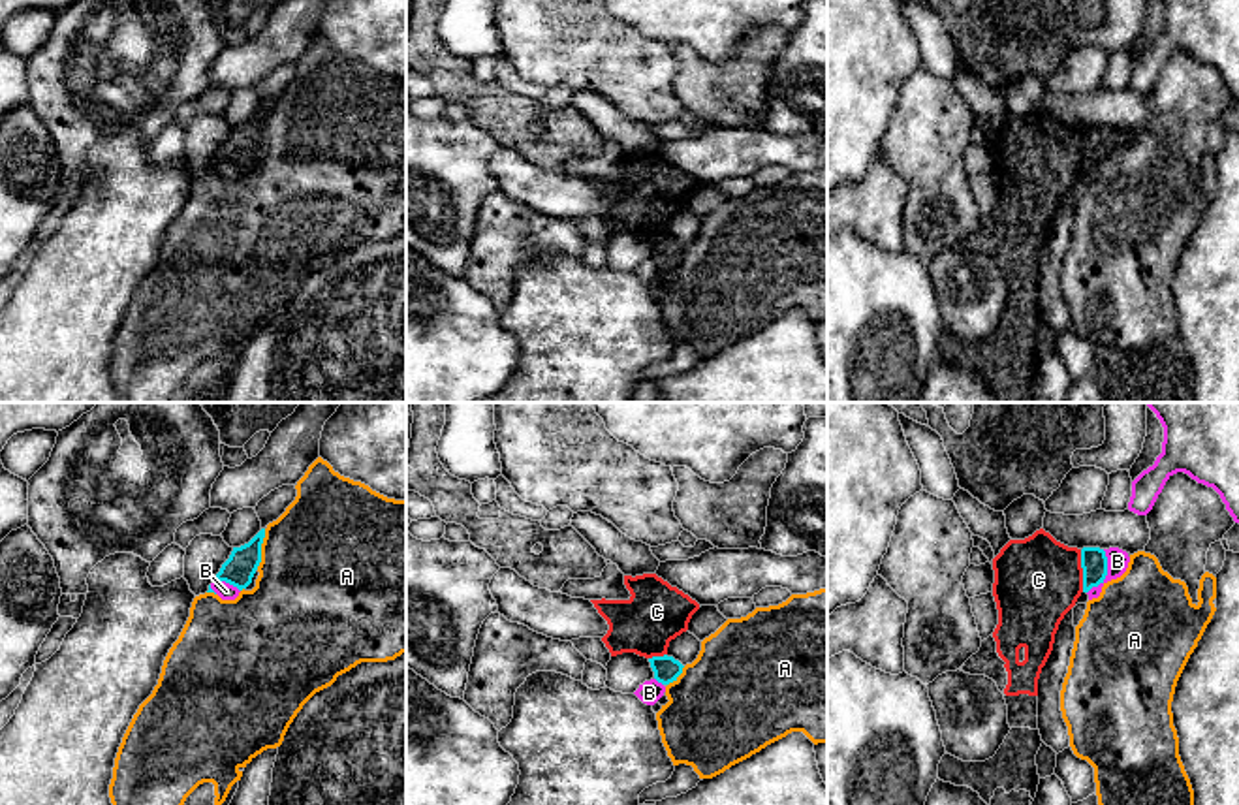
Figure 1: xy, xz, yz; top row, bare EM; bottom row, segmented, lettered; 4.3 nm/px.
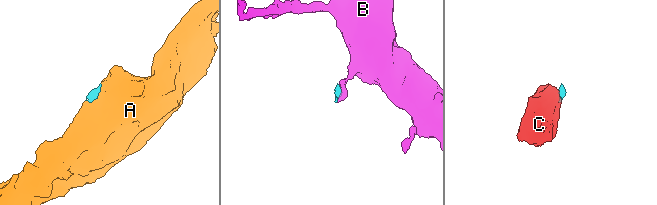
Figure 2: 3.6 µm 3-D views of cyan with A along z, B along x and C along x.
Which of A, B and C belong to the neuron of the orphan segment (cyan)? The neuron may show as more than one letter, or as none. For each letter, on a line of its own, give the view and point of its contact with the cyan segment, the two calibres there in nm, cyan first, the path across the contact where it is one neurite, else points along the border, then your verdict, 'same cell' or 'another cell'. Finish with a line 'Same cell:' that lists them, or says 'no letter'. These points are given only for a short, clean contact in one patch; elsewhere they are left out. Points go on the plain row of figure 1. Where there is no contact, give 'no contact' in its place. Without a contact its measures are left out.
A: meets cyan in xy at (260, 128); 140 nm thick on the cyan side, 480 nm on the other; border along xy (266, 108), (262, 136), (256, 147); another cell
B: meets cyan in yz at (1106, 151); 110 nm thick on the cyan side, 100 nm on the other; border along yz (1104, 128), (1106, 155), (1087, 172); another cell
C: meets cyan in yz at (1083, 149); 110 nm thick on the cyan side, 380 nm on the other; runs through yz (1093, 138), (1083, 149), (1068, 149), (1038, 158); same cell
Same cell: C

